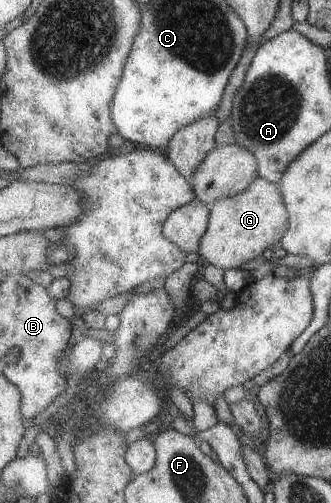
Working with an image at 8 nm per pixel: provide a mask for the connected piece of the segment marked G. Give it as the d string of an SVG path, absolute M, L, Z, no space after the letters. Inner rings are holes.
M265 179L252 185L237 196L218 200L211 206L209 230L201 239L199 254L206 263L224 270L240 269L264 250L279 245L289 230L289 211L285 206L281 188Z

